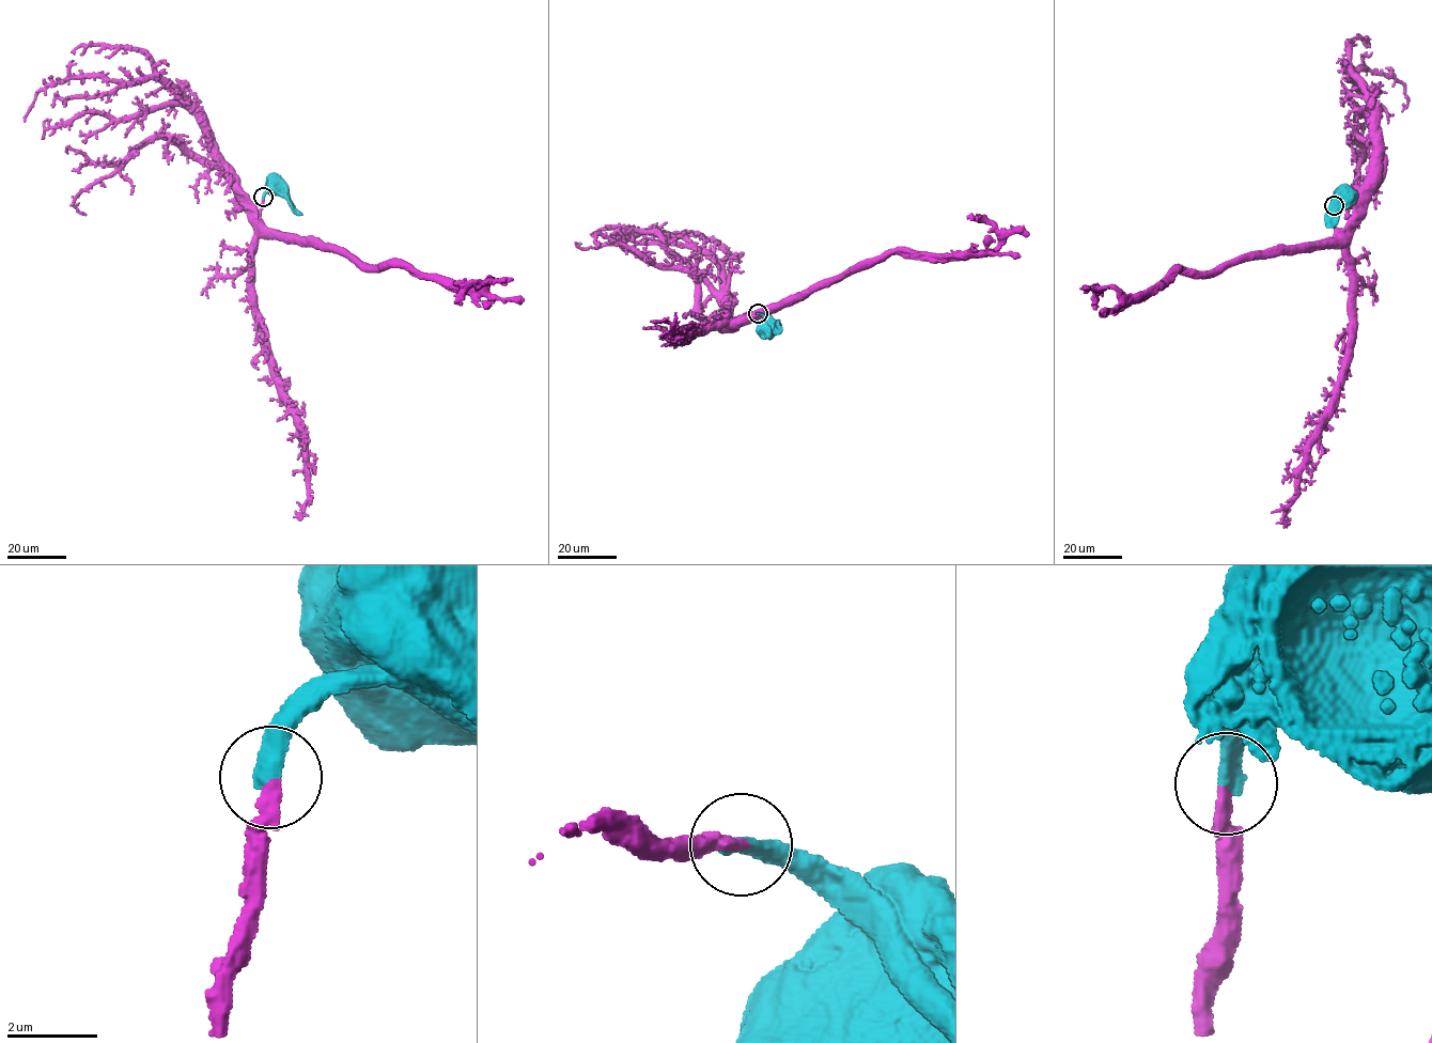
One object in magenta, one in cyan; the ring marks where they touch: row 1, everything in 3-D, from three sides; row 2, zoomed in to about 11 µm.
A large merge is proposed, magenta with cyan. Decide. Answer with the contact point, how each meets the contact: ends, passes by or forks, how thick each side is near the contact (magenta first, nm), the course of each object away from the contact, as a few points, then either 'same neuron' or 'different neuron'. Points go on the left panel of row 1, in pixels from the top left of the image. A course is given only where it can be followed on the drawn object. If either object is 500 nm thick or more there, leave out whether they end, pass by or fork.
place (263, 197); magenta ends; cyan ends; calibres 320 and 400 nm; course magenta (263, 197), (265, 228), (317, 238), (354, 261), (471, 286), (487, 277), (468, 288), (462, 305); course cyan (263, 197), (278, 186); same neuron

